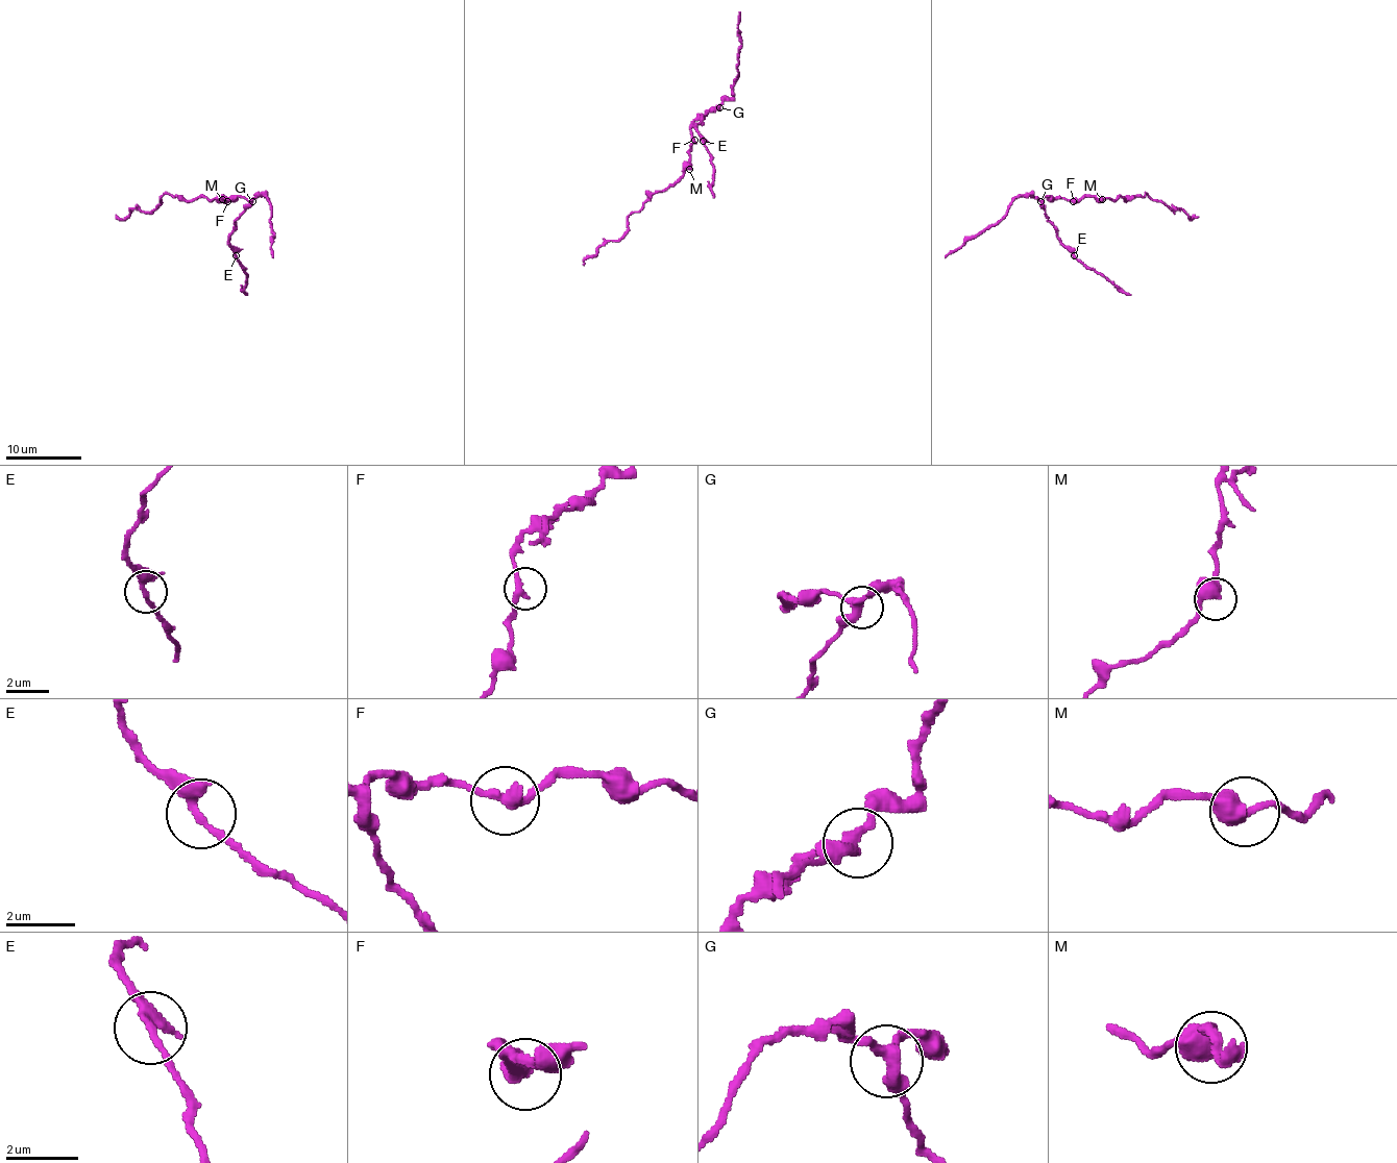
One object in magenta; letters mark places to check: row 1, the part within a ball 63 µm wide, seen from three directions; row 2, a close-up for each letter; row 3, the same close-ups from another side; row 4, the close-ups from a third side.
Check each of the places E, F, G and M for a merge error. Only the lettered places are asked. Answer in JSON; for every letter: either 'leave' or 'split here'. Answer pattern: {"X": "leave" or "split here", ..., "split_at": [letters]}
{"E": "leave", "F": "leave", "G": "leave", "M": "leave", "split_at": []}

